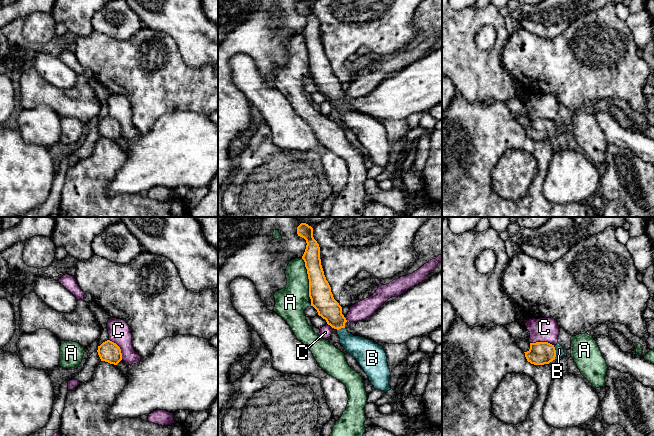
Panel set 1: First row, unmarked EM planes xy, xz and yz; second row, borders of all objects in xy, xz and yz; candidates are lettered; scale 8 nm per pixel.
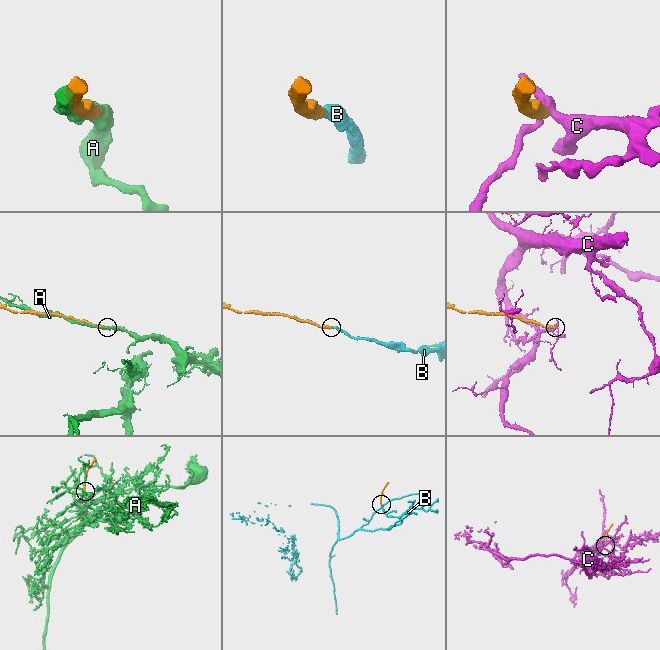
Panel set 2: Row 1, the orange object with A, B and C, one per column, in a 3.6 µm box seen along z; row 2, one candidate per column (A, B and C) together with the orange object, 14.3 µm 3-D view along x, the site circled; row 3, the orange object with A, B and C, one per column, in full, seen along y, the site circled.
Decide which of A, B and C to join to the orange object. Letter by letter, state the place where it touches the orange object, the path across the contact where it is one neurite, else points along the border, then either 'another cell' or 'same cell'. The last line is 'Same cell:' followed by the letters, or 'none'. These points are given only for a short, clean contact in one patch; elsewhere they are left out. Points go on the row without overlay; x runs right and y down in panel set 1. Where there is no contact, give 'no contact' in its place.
A: xz (308, 53) | another cell
B: yz (555, 128) | across yz (540, 129), (555, 128), (559, 125) | same cell
C: yz (542, 118) | along yz (530, 118), (549, 118), (553, 121) | another cell
Same cell: B

